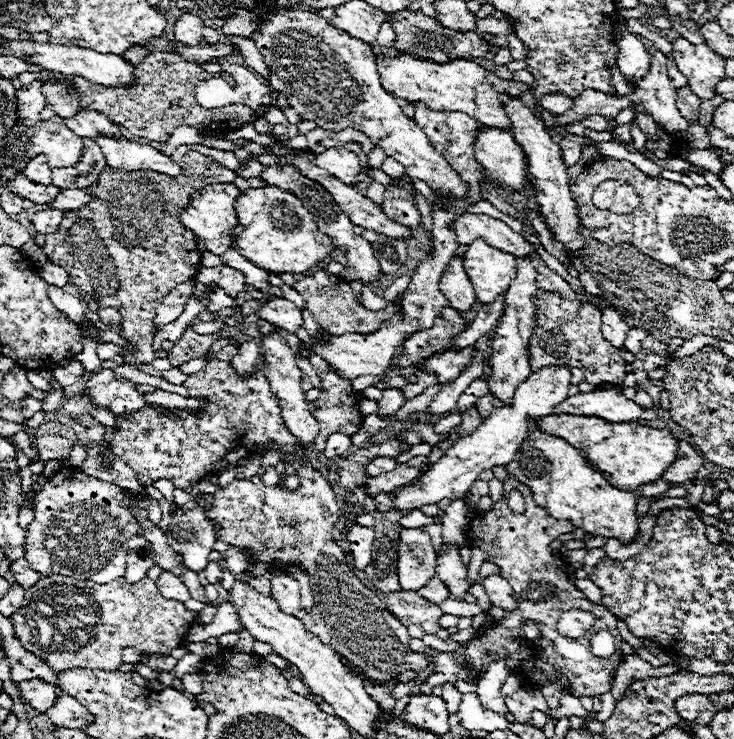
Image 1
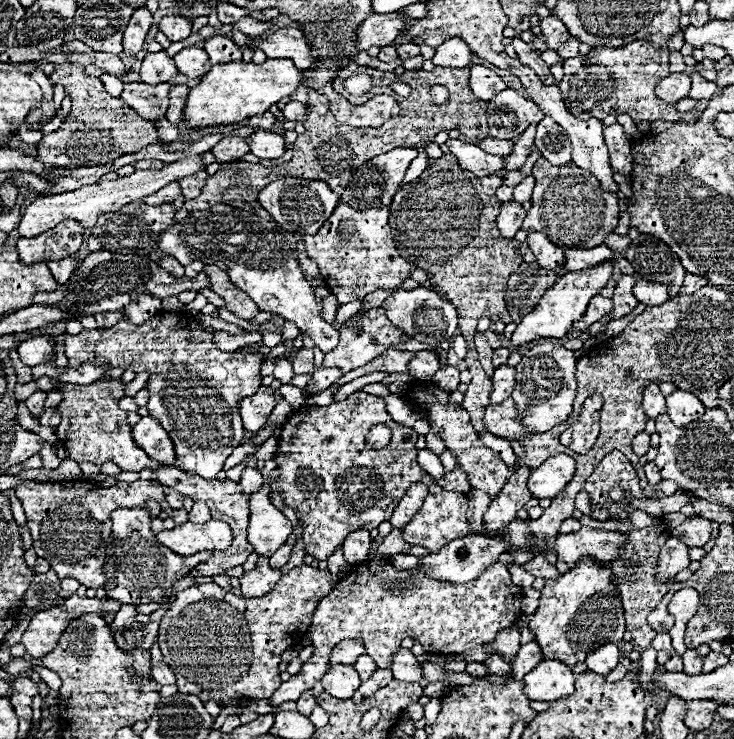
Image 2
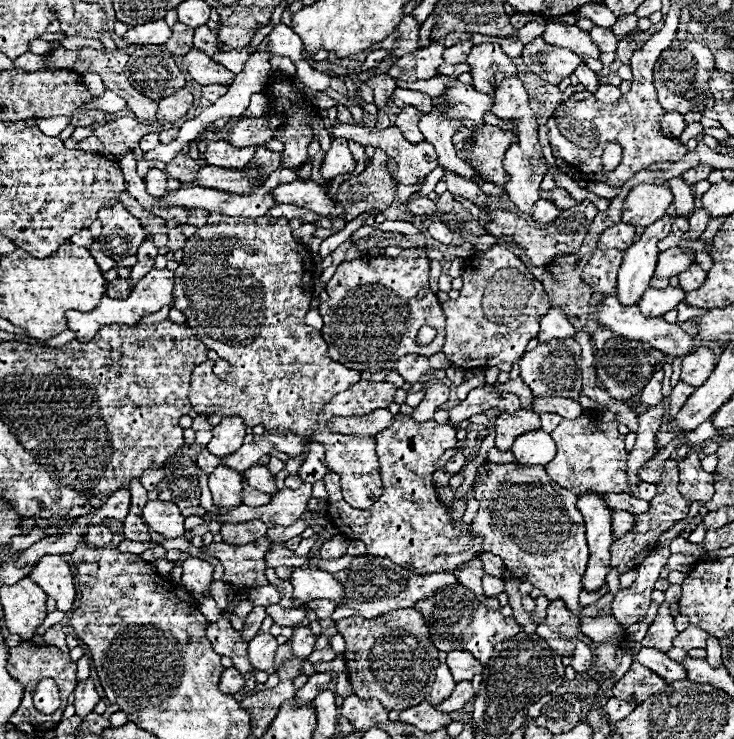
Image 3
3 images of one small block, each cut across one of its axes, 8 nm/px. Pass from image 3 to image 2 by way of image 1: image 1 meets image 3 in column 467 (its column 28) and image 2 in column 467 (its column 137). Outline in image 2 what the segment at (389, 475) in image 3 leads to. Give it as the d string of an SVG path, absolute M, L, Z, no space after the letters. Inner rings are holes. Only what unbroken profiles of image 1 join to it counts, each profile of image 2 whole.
M442 490L440 494L428 494L424 498L422 508L402 528L404 542L416 544L416 546L424 546L424 548L428 548L430 552L436 554L436 550L440 550L448 542L472 534L470 526L468 526L468 518L466 518L466 508L468 508L468 500L466 500L466 496L462 492Z

